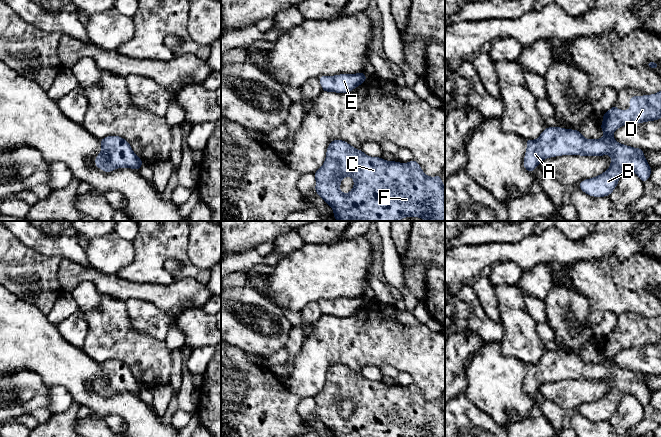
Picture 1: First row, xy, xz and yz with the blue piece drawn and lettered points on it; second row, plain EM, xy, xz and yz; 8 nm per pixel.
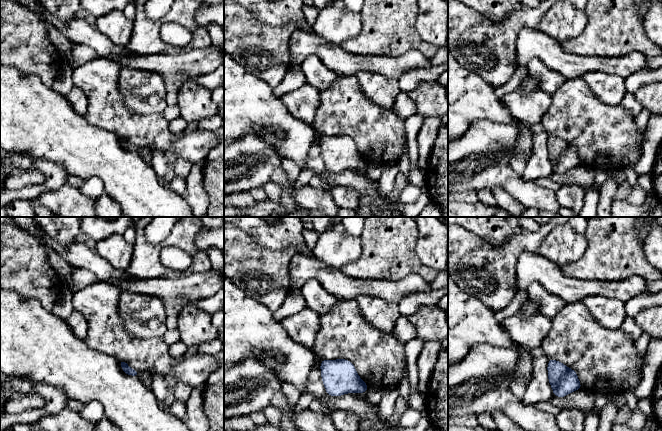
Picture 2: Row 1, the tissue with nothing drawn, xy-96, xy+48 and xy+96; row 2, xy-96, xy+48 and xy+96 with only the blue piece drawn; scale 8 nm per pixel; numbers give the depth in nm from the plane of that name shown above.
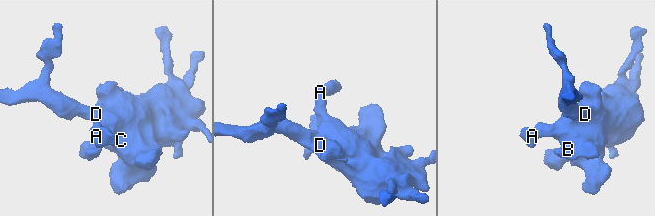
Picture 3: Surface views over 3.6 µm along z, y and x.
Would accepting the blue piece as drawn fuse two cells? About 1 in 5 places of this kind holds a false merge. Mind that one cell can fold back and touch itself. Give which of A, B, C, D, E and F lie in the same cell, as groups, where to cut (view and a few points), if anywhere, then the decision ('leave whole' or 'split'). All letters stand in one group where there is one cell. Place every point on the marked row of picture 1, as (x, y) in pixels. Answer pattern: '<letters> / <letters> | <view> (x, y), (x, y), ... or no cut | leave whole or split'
A B C D E F | no cut | leave whole

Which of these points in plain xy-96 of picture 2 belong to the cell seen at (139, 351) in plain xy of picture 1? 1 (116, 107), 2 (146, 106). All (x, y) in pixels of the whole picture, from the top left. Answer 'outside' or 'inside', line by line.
1: inside
2: outside

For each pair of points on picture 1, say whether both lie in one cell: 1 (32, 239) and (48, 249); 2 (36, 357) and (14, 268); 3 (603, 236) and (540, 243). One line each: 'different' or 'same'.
1: same
2: different
3: same

